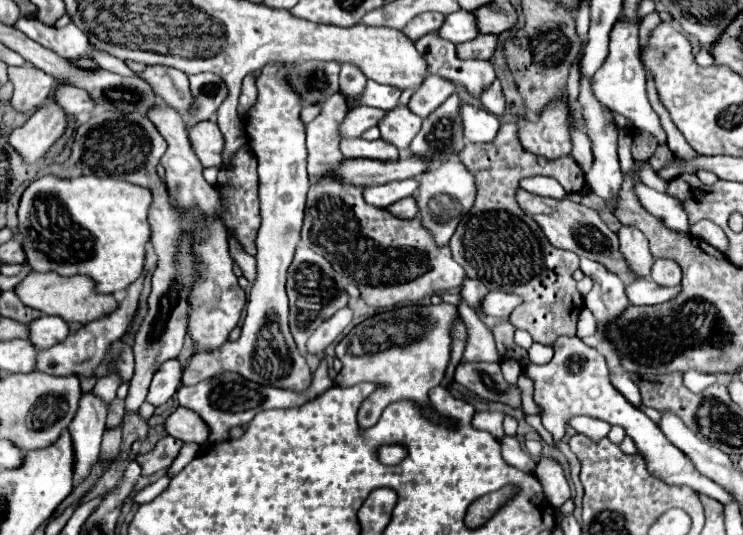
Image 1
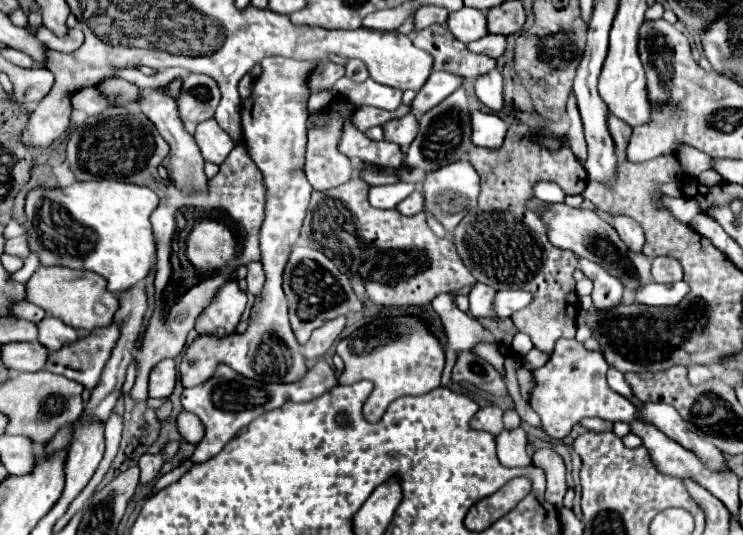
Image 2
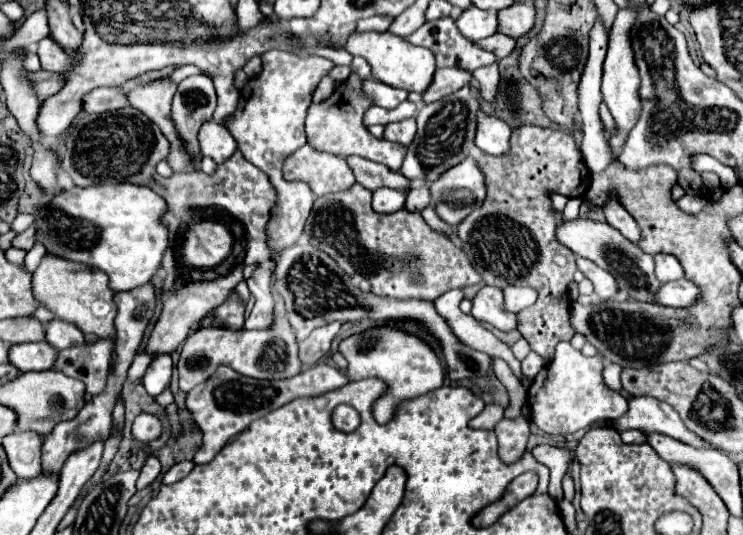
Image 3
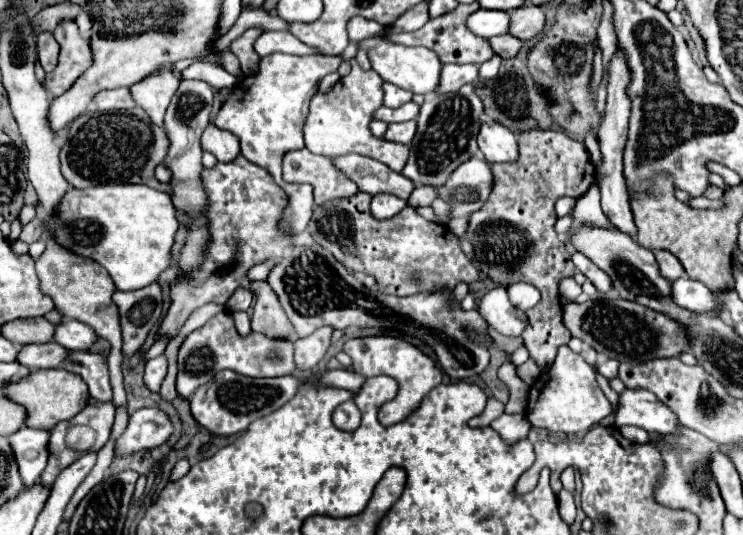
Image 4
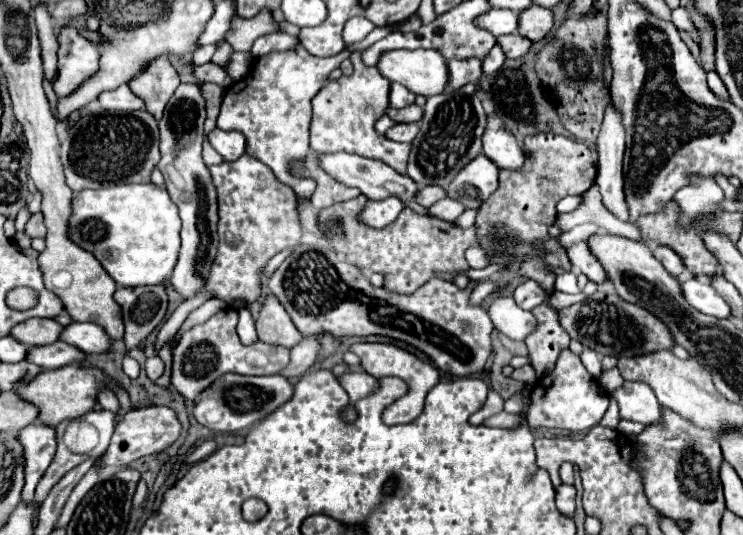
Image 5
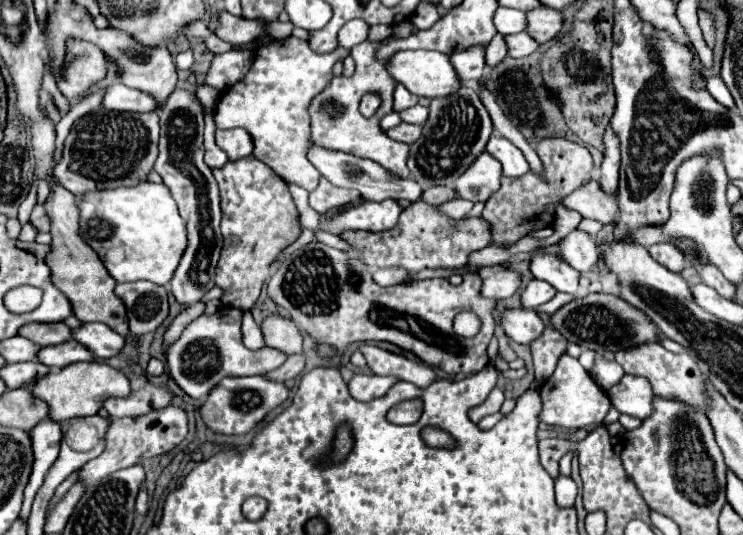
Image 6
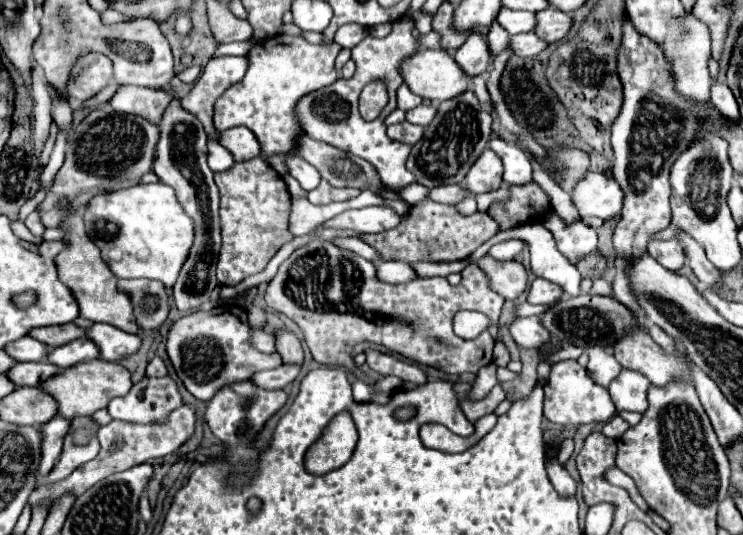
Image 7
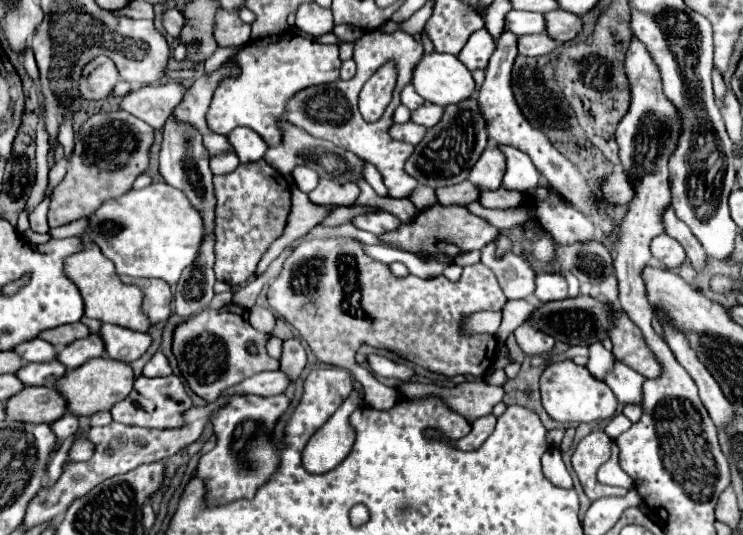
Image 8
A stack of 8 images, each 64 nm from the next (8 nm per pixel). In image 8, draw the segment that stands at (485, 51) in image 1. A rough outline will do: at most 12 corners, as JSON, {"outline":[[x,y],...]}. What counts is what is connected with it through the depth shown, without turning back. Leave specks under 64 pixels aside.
{"outline":[[546,34],[518,36],[518,54],[544,56],[556,48]]}

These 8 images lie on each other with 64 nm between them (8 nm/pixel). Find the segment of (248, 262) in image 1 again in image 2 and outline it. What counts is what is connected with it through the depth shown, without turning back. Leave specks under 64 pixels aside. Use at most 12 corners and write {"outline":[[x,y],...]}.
{"outline":[[260,262],[246,264],[248,290],[260,294],[264,270]]}

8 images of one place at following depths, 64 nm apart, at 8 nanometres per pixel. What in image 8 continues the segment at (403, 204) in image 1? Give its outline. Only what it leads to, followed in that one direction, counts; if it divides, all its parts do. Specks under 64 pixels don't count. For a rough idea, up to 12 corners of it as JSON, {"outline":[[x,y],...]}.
{"outline":[[468,180],[436,190],[440,204],[466,206],[478,200]]}

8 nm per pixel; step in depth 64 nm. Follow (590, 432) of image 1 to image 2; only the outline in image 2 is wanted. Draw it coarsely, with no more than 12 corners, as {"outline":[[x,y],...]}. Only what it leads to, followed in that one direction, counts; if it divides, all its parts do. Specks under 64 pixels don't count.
{"outline":[[600,418],[580,420],[590,432],[610,432],[612,422]]}

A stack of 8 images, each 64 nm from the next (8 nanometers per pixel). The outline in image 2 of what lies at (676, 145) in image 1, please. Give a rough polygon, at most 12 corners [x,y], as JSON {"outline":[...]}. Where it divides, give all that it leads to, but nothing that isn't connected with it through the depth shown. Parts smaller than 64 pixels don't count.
{"outline":[[686,146],[678,148],[676,158],[684,174],[696,178],[710,168],[710,156]]}

